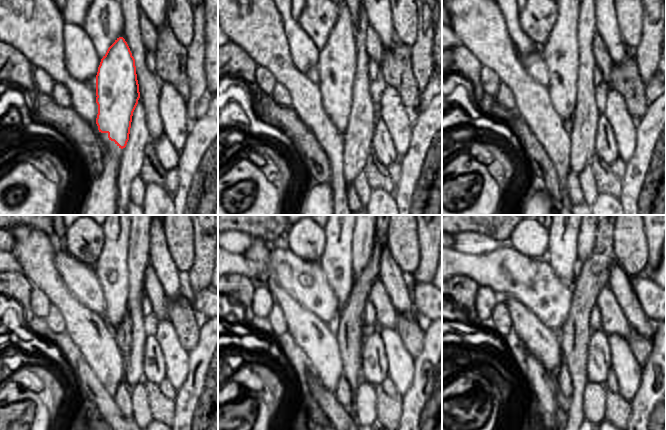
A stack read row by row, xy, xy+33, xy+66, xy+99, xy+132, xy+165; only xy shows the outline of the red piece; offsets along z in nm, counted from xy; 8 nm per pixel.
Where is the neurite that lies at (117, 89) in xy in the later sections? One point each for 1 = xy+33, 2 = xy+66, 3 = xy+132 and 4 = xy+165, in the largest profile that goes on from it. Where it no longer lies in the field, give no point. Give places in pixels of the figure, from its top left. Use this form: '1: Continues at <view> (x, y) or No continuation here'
1: Continues at xy+33 (338, 66)
2: Continues at xy+66 (563, 60)
3: Continues at xy+132 (336, 264)
4: Continues at xy+165 (566, 235)

